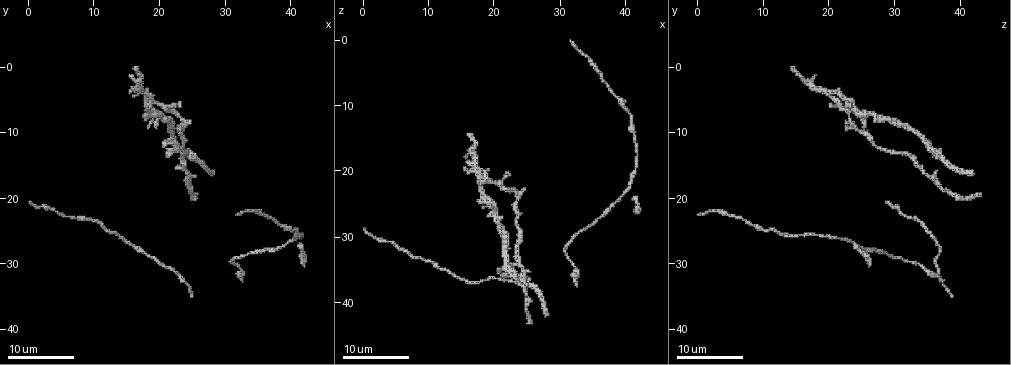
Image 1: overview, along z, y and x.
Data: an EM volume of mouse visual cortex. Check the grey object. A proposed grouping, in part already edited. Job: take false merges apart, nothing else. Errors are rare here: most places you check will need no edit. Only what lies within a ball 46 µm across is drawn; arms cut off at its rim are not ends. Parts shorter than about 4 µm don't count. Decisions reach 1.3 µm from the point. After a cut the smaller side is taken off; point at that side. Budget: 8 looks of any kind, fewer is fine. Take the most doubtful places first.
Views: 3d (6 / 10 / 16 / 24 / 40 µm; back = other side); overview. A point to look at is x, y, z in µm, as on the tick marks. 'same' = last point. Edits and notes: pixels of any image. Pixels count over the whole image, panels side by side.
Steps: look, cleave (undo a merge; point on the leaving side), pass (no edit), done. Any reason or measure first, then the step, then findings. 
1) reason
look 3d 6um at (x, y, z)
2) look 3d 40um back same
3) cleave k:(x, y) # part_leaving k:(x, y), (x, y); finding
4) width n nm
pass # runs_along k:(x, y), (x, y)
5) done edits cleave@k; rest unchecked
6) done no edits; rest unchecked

two arms at a narrow angle
look 3d 16um at (17.0, 4.0, 20.0)

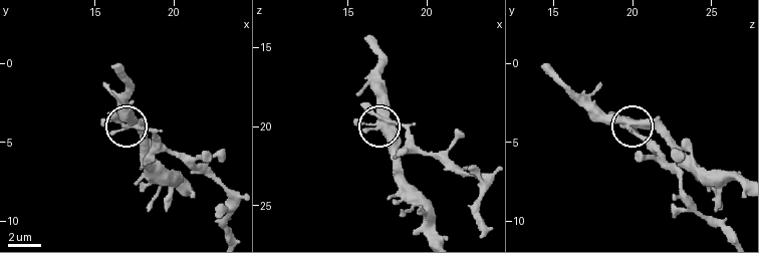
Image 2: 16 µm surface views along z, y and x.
look 3d 6um at (17.5, 3.7, 20.5)

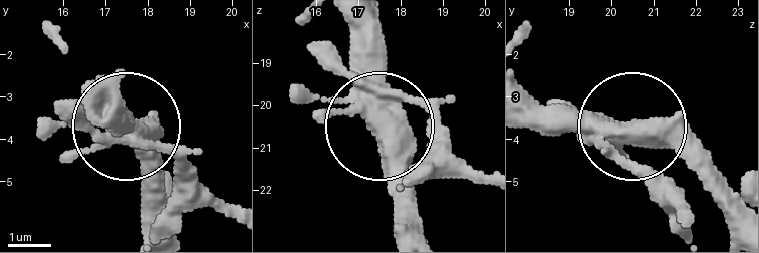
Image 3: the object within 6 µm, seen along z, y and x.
pass # continuous, no second neuron

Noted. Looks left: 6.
two arms in line, one across
look 3d 24um at (24.0, 16.5, 34.5)

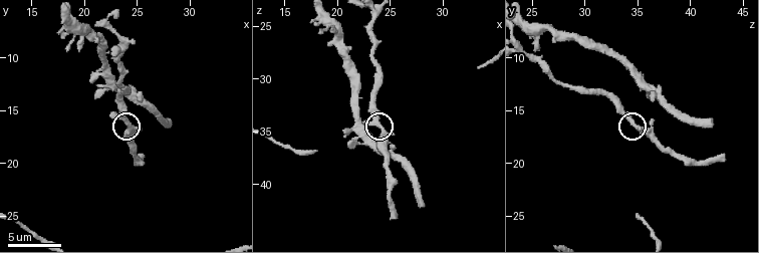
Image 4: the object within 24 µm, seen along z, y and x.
look 3d 6um at (24.4, 16.4, 34.8)

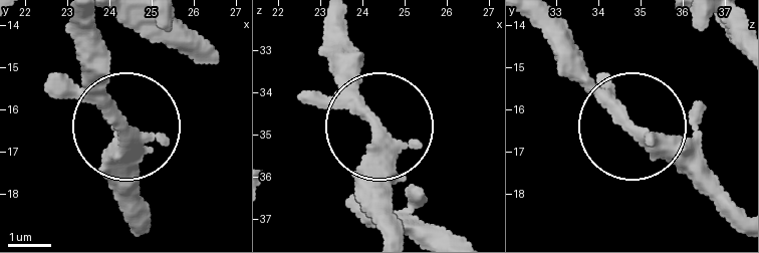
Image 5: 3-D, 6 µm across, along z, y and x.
pass # runs_along 5:(741, 223), (560, 53); all the same neuron

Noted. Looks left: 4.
look 3d 16um at (19.0, 29.0, 36.0)

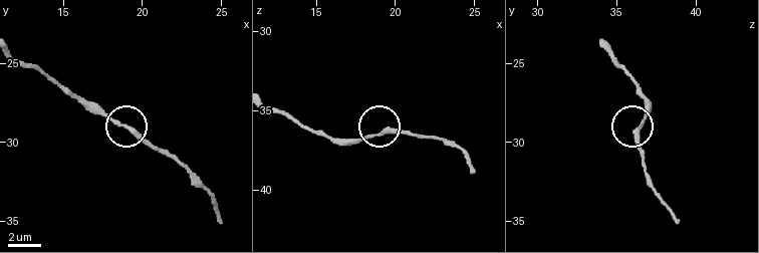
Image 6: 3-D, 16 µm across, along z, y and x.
closer look
look 3d 6um at (19.3, 29.2, 36.5)

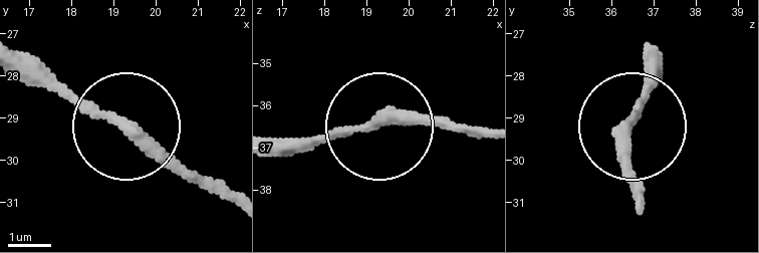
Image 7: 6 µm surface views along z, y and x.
look 3d 6um back at (19.20, 29.20, 36.40)

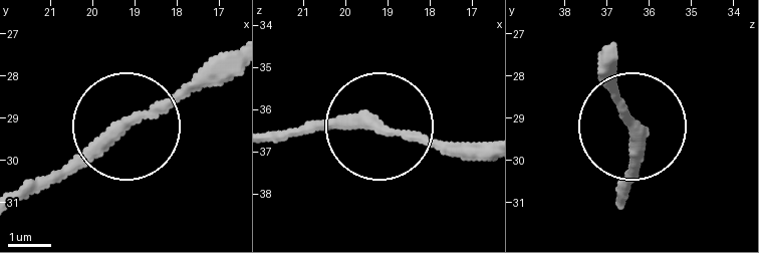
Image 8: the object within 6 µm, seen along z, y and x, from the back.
side_arm 9 um
pass # one neuron here

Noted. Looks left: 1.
look 3d 6um at (24.6, 19.2, 38.8)

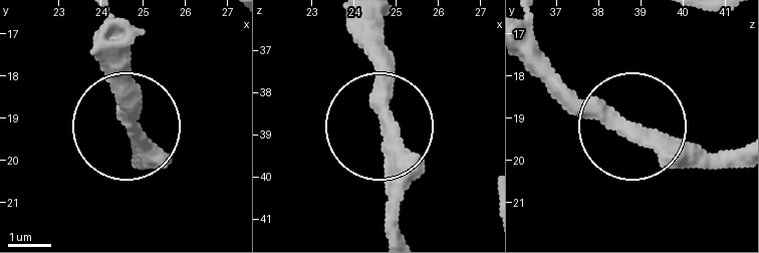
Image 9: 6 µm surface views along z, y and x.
side_arm 59 um
pass # runs_along 9:(629, 127), (730, 166); one neuron here

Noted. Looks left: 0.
done no edits; rest unchecked

